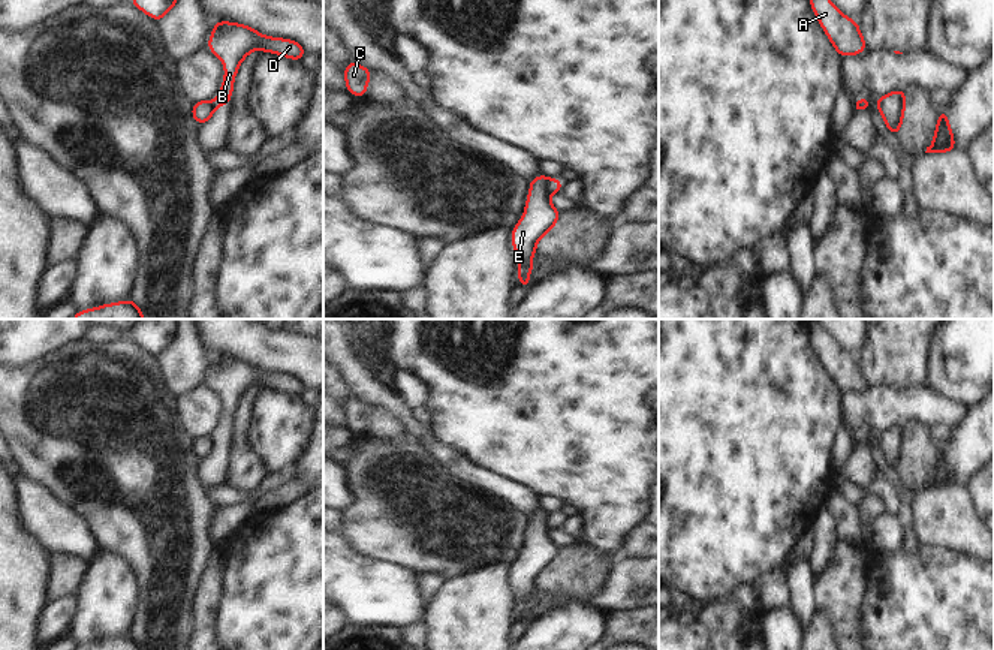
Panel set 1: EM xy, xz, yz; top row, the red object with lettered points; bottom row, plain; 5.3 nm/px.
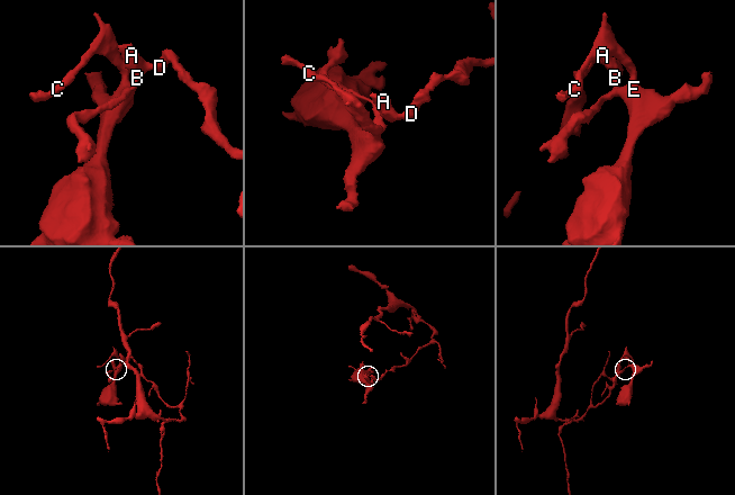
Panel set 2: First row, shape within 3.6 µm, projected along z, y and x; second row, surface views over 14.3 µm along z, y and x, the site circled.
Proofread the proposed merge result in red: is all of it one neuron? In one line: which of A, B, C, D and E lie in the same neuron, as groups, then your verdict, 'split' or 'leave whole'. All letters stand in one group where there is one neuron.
groups A B D / C E; split

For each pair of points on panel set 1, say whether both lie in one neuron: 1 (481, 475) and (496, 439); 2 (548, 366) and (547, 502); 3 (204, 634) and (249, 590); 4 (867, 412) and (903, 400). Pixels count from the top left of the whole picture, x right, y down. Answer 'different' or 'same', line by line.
1: different
2: different
3: different
4: same

